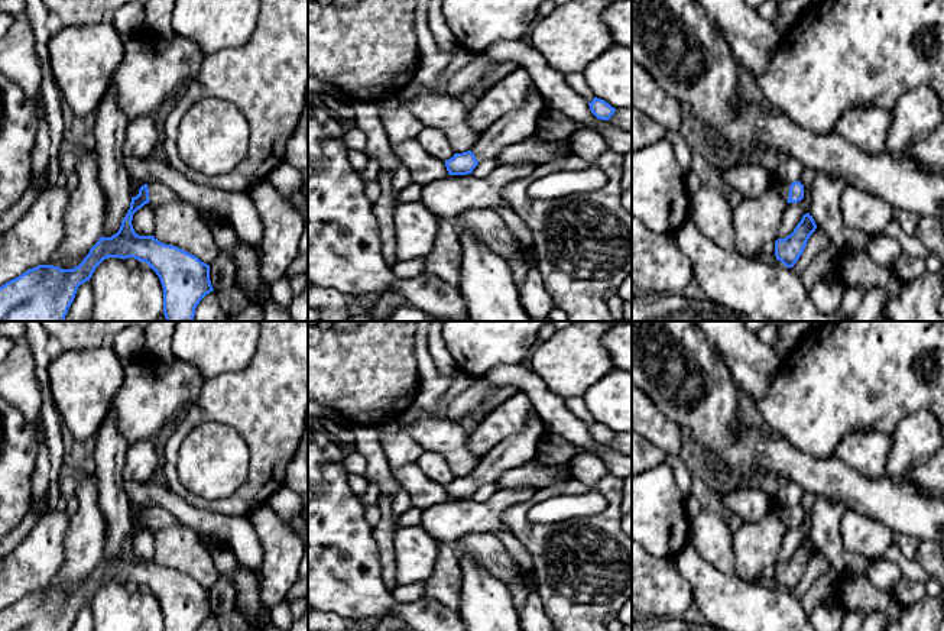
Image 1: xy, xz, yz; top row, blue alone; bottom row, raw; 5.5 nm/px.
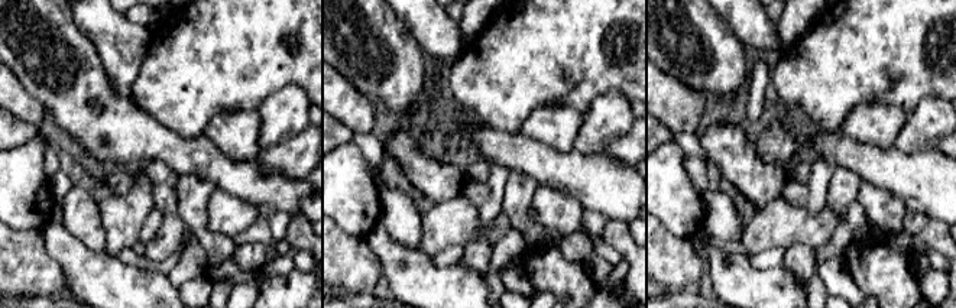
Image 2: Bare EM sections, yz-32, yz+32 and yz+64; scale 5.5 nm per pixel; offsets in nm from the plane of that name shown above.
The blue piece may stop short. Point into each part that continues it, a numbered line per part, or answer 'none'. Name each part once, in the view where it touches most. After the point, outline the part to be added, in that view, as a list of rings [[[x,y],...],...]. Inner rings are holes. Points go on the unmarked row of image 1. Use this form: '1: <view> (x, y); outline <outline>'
1: xy (159, 517); outline [[[150,507],[147,508],[147,514],[149,525],[153,528],[173,527],[179,524],[175,515],[162,507]]]

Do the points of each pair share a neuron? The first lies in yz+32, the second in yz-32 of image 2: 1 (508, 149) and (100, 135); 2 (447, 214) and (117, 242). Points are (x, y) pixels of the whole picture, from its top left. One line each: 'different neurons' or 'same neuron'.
1: same neuron
2: same neuron

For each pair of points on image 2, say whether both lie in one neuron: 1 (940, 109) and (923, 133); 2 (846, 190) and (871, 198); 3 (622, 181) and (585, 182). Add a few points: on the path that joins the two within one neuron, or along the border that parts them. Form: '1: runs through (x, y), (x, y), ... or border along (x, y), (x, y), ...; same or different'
1: runs through (937, 114), (924, 127); same
2: border along (861, 181), (856, 198); different
3: runs through (613, 182), (593, 182); same

